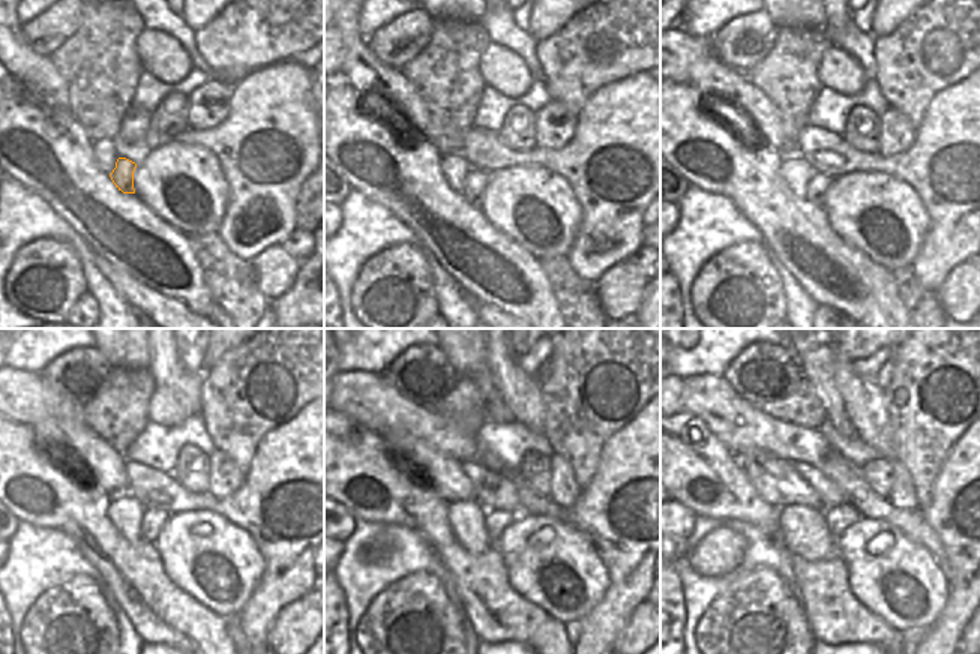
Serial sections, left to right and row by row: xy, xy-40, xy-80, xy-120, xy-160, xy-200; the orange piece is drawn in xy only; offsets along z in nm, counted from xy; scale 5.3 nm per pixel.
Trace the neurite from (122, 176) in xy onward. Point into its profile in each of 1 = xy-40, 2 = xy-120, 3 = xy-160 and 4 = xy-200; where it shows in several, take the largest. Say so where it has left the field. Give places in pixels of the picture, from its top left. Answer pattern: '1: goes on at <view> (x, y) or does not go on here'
1: goes on at xy-40 (474, 183)
2: goes on at xy-120 (153, 519)
3: goes on at xy-160 (496, 521)
4: goes on at xy-200 (838, 518)

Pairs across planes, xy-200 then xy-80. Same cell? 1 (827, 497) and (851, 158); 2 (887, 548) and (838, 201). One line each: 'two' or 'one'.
1: one
2: one

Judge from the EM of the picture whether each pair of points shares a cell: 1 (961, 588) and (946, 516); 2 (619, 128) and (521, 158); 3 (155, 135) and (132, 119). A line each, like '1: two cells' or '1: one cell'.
1: one cell
2: one cell
3: two cells

